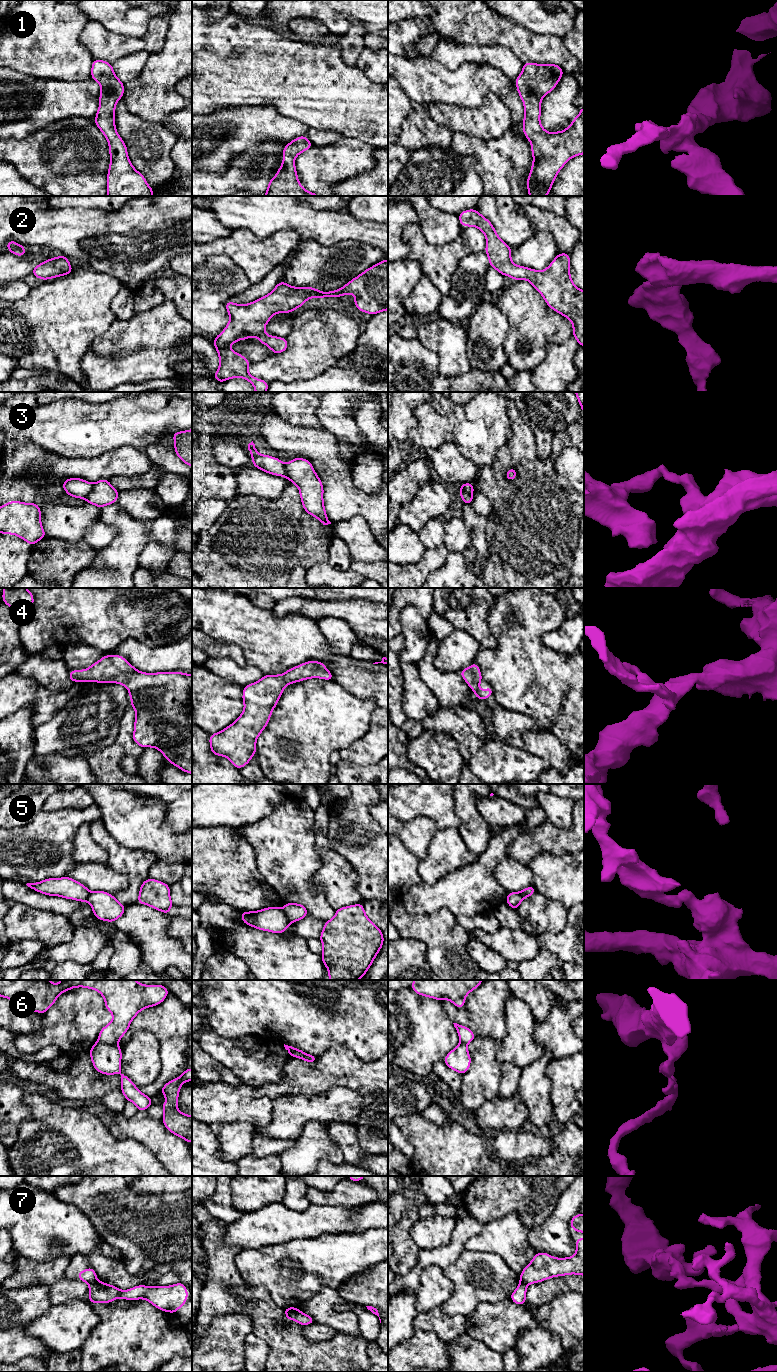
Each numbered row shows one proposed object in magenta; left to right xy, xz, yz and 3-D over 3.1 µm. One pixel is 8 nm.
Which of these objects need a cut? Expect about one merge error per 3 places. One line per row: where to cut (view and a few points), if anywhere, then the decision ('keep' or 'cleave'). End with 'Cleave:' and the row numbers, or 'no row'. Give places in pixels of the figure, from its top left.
1: cut none; keep
2: cut none; keep
3: cut xy (93, 484), (85, 499); cleave
4: cut none; keep
5: cut xz (281, 909), (290, 922); cleave
6: cut xy (98, 1040), (116, 1045); cleave
7: cut xy (97, 1281), (89, 1284); cleave
Cleave: 3, 5, 6, 7

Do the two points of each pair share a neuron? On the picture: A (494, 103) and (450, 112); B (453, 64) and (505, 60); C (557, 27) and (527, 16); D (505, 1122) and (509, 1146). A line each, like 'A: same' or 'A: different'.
A: same
B: same
C: same
D: different

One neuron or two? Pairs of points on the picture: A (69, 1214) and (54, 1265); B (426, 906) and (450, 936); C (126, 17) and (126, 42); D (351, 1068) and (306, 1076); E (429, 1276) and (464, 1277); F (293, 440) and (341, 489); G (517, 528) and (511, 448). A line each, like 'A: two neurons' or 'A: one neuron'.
A: two neurons
B: two neurons
C: two neurons
D: one neuron
E: two neurons
F: one neuron
G: one neuron

